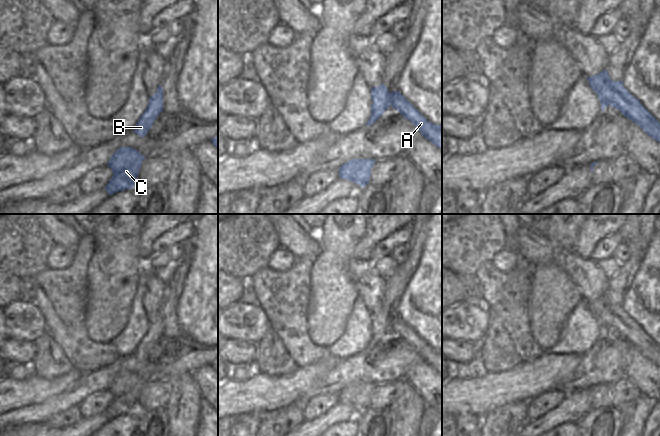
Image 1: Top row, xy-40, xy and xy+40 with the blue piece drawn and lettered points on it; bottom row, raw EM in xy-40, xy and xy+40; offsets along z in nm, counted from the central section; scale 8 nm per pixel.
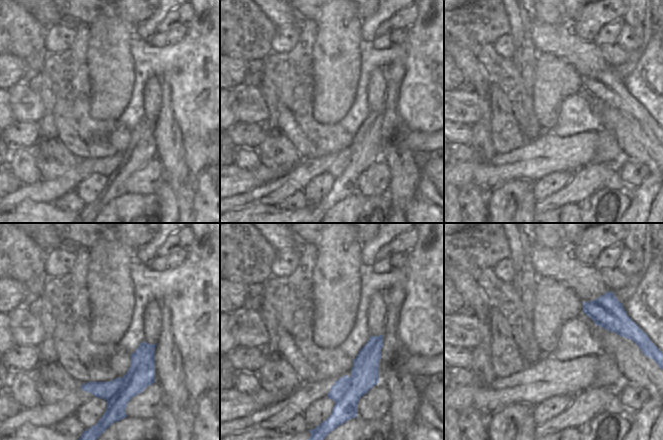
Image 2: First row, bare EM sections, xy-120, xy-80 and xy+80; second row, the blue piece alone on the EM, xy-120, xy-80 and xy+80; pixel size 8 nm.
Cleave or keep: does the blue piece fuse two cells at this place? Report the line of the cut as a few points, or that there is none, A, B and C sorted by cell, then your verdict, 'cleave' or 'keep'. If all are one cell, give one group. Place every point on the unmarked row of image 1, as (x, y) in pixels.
xy+40 (598, 318), (609, 328) | A / B C | cleave

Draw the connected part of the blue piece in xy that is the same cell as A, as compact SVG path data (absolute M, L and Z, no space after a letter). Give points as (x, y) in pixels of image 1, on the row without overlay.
M399 315L391 317L391 330L442 375L442 349L428 345Z

